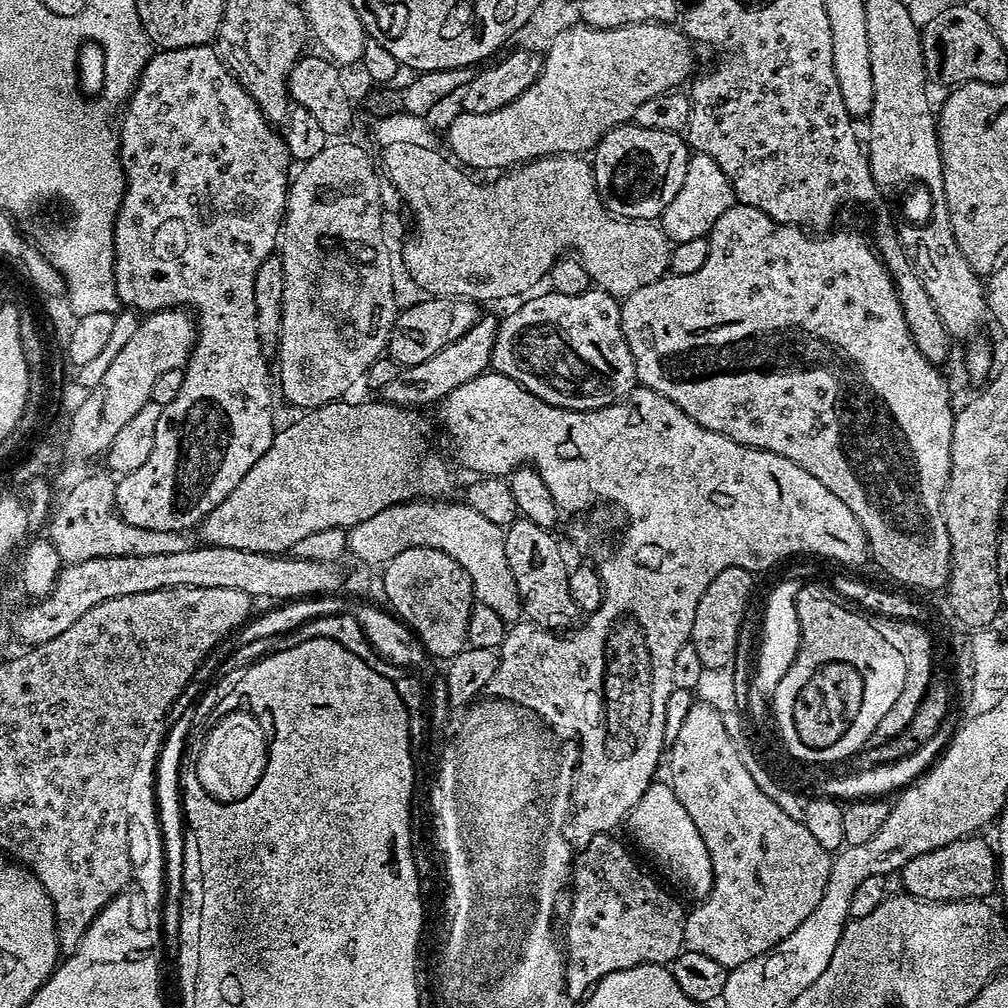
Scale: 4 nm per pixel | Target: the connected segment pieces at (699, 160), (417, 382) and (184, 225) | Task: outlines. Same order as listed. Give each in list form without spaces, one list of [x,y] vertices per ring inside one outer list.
[[[696,152],[689,155],[686,166],[686,179],[682,182],[678,194],[674,194],[674,202],[666,206],[666,210],[658,217],[658,223],[668,235],[673,245],[690,242],[694,238],[705,238],[711,232],[714,222],[726,214],[726,210],[734,203],[732,187],[718,167],[718,162],[706,154]]]
[[[488,314],[481,315],[480,321],[458,342],[452,342],[450,346],[446,346],[438,354],[434,354],[434,358],[407,369],[406,374],[398,374],[394,378],[394,382],[382,386],[378,390],[378,396],[381,396],[379,399],[383,403],[392,404],[395,408],[421,410],[420,408],[426,407],[427,404],[435,405],[454,390],[458,390],[458,386],[489,371],[497,323],[497,317],[494,318]]]
[[[206,44],[189,48],[166,48],[149,56],[148,64],[136,80],[136,89],[128,97],[122,111],[124,117],[120,120],[120,128],[118,124],[118,151],[120,168],[124,171],[124,197],[114,222],[114,266],[112,267],[116,297],[125,309],[135,310],[140,314],[183,308],[191,310],[194,313],[196,338],[192,345],[192,355],[188,357],[188,362],[182,369],[184,377],[182,390],[178,390],[178,398],[161,407],[158,430],[154,430],[154,450],[133,476],[122,476],[115,481],[114,507],[120,519],[131,528],[137,530],[145,528],[148,532],[184,532],[187,528],[195,529],[203,524],[204,520],[246,478],[250,466],[254,466],[254,462],[258,462],[258,458],[262,458],[262,454],[270,450],[274,427],[272,428],[272,416],[268,413],[268,403],[272,400],[272,392],[268,389],[265,357],[260,350],[260,341],[256,338],[254,274],[258,274],[258,266],[262,266],[265,258],[273,255],[278,248],[278,241],[282,235],[284,209],[288,207],[290,157],[283,135],[265,118],[254,98],[250,98],[250,94],[246,94],[244,87],[232,77],[228,67],[217,56],[215,47]]]

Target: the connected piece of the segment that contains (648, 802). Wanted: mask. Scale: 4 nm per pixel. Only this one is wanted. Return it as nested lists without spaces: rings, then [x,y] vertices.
[[[653,782],[633,806],[626,828],[632,831],[637,846],[656,863],[655,871],[665,881],[668,879],[677,893],[685,892],[692,902],[702,902],[710,895],[712,856],[706,850],[706,842],[702,842],[702,834],[698,834],[698,826],[694,826],[690,814],[686,814],[686,806],[678,802],[678,794],[674,794],[671,783]]]

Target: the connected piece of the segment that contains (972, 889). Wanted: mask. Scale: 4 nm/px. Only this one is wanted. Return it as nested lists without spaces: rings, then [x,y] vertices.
[[[973,834],[906,862],[898,873],[898,879],[904,883],[903,891],[925,902],[959,902],[988,898],[991,892],[993,895],[998,888],[998,861],[993,845],[980,838]]]

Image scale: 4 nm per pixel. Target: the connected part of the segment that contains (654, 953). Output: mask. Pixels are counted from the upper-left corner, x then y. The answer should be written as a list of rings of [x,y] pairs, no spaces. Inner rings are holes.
[[[595,836],[583,845],[570,872],[572,905],[564,932],[562,928],[562,947],[566,953],[564,990],[572,1002],[583,1001],[600,980],[620,970],[643,964],[671,965],[684,948],[686,908],[671,891],[663,892],[661,881],[651,871],[643,872],[627,846],[614,837]]]

